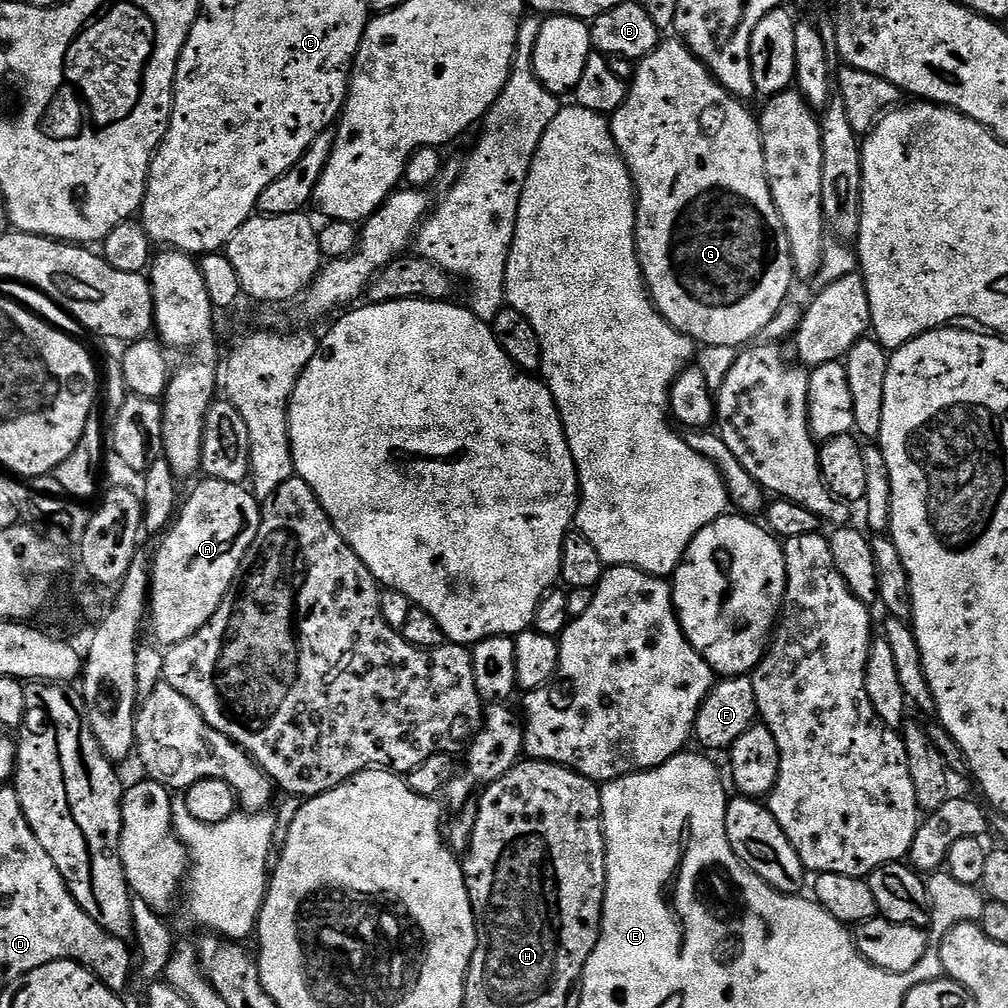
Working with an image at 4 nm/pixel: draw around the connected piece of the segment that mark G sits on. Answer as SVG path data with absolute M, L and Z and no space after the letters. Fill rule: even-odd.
M665 39L646 59L635 65L636 77L631 77L626 102L622 102L618 111L610 116L612 137L630 170L632 184L636 187L636 257L640 260L640 271L644 273L648 294L670 326L689 336L697 345L709 344L712 348L739 349L741 346L751 345L757 339L755 336L779 314L780 307L792 288L792 280L794 281L792 255L782 218L778 218L778 210L774 206L774 198L770 194L766 178L766 162L762 154L757 113L751 112L745 101L730 95L683 40L671 39Z

